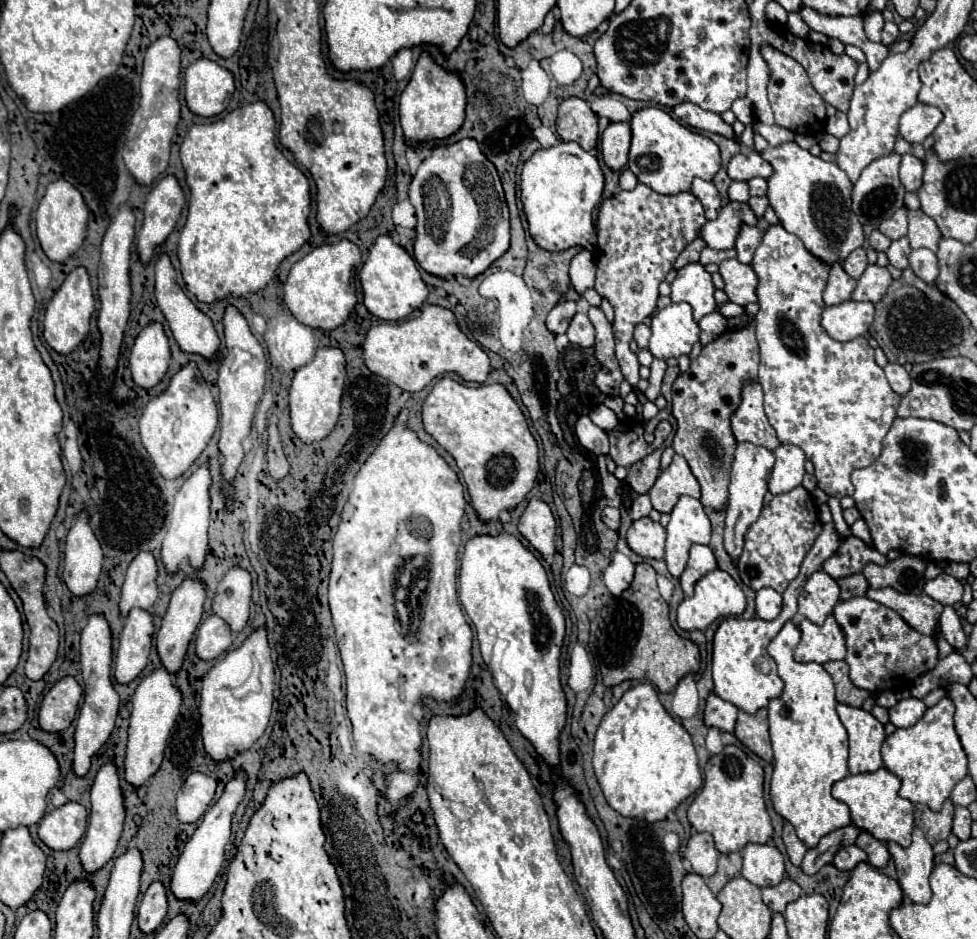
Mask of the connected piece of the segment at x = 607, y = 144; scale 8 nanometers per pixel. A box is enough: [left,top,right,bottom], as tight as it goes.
[601,123,631,171]

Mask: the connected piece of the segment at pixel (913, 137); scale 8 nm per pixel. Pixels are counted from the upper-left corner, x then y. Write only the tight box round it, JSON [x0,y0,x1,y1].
[899,103,943,143]

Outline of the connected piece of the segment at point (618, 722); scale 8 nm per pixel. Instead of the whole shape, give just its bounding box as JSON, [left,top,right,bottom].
[593,683,703,823]

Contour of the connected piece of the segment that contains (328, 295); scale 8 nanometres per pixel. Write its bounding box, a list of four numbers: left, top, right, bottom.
[283,239,361,331]

